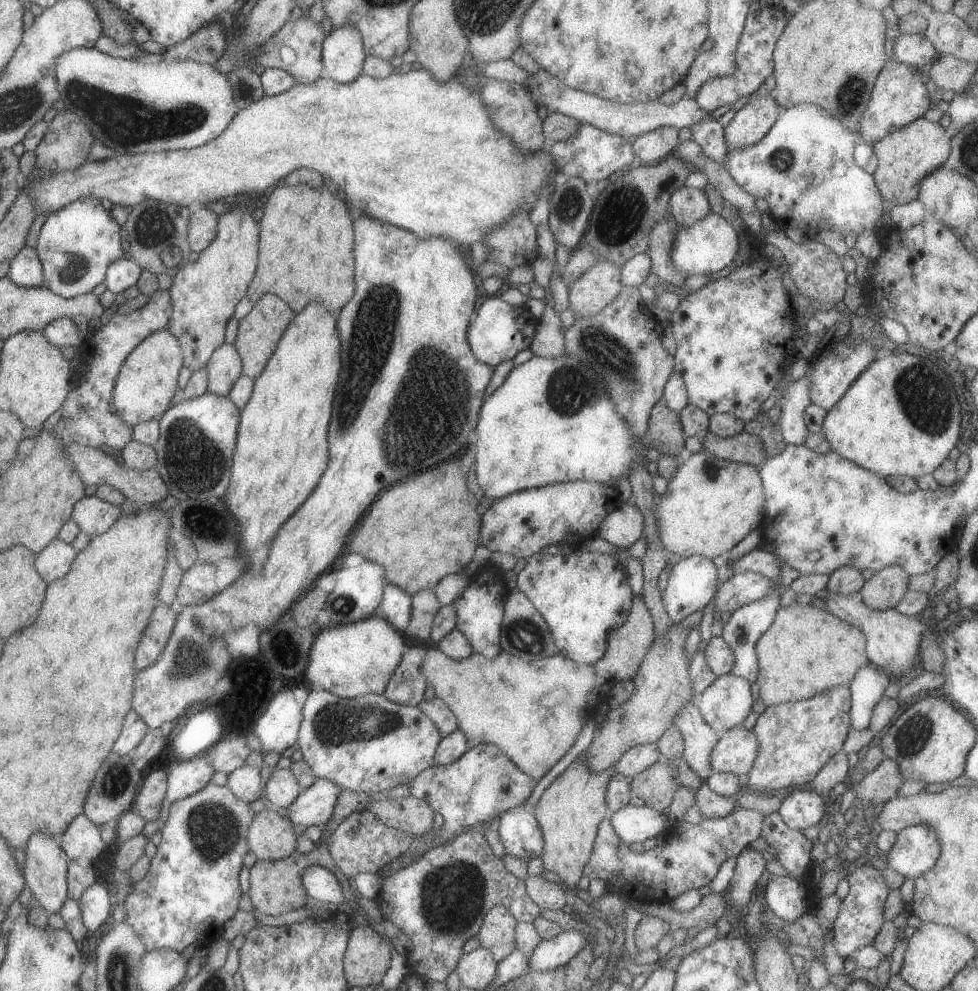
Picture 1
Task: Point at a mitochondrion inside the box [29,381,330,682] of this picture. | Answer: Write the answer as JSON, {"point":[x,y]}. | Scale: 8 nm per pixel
{"point":[201,465]}

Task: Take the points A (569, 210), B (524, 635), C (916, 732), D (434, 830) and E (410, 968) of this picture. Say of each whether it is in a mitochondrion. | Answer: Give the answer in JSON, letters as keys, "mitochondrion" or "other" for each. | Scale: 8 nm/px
{"A":"mitochondrion","B":"mitochondrion","C":"mitochondrion","D":"other","E":"other"}

